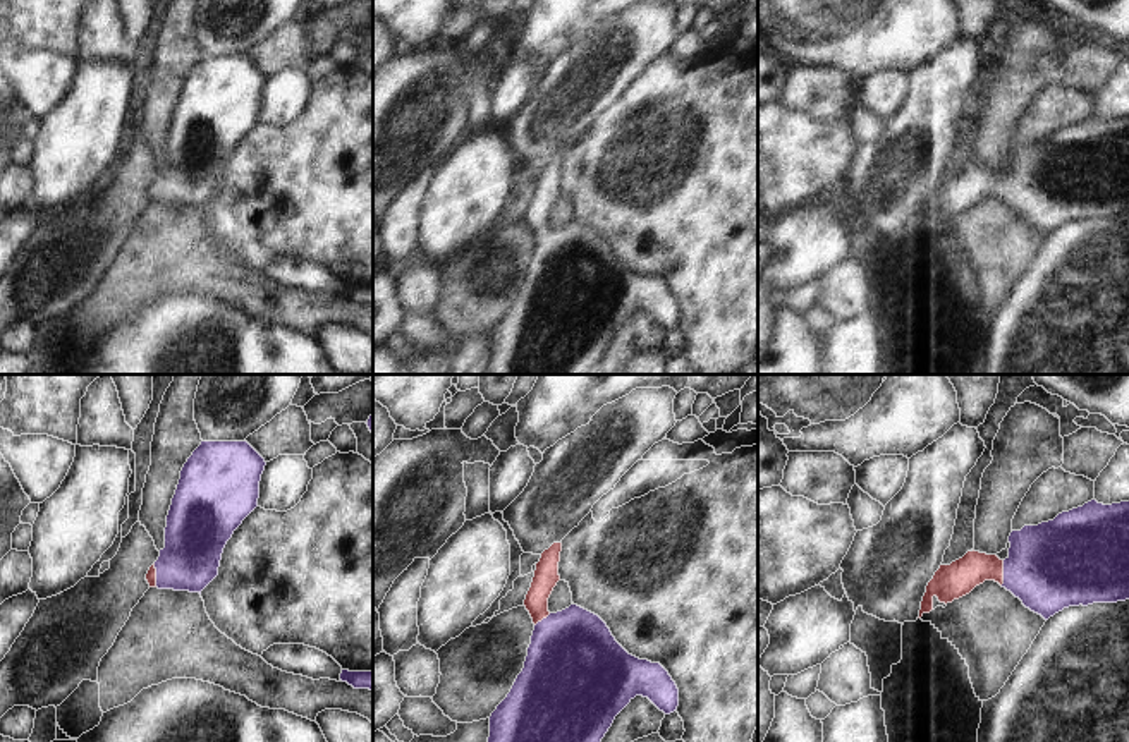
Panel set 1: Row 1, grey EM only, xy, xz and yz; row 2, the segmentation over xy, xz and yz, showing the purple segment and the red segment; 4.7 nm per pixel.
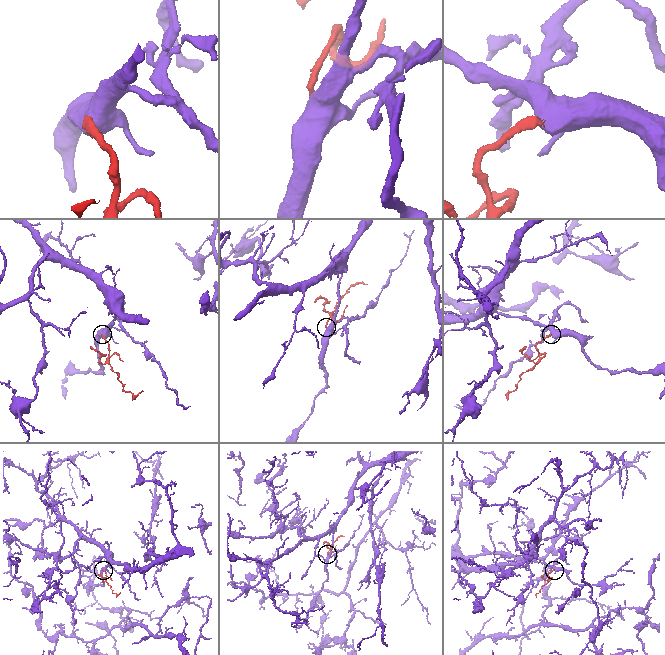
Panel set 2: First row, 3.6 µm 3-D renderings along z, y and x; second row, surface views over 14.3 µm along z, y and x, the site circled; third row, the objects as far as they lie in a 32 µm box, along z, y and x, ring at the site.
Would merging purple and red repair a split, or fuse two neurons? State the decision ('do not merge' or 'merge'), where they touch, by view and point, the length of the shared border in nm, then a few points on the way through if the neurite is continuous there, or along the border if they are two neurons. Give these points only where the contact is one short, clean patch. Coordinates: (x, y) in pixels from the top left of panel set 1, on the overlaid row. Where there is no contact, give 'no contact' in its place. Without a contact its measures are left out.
merge; contact yz (1004, 572); length 120 nm; way yz (1052, 565), (1004, 572), (966, 572), (958, 579)

